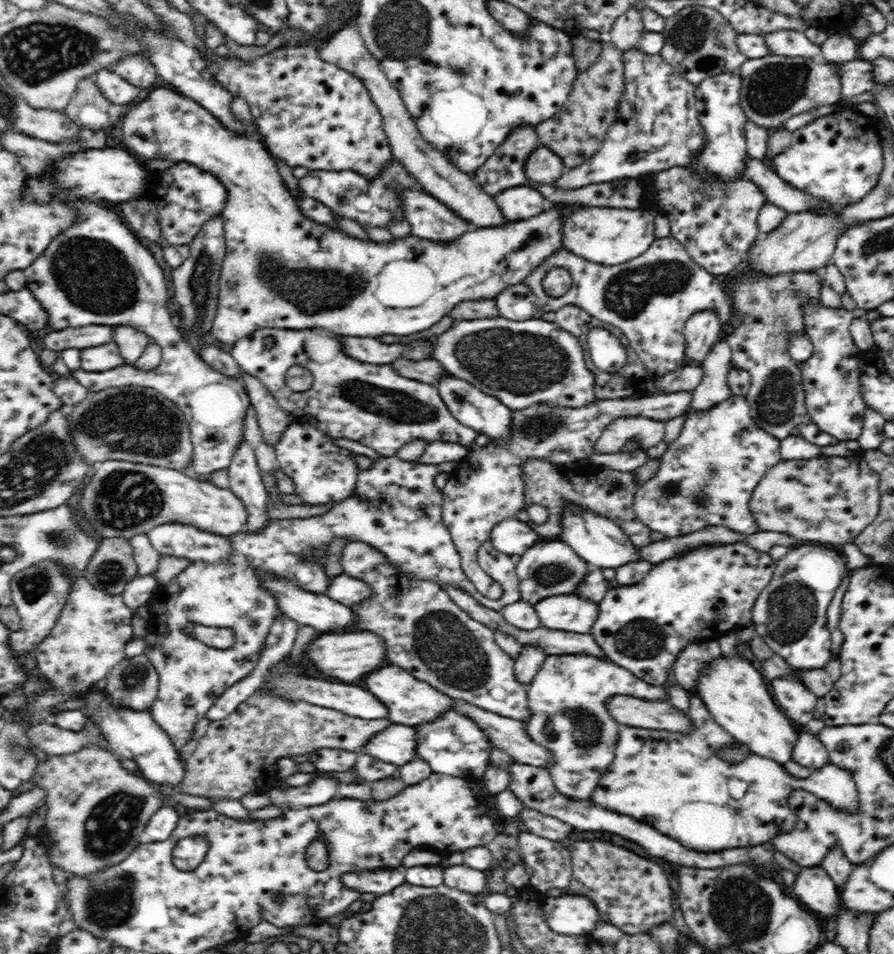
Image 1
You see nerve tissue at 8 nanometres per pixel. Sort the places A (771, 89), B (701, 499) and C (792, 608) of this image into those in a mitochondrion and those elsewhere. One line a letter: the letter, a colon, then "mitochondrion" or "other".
A: mitochondrion
B: mitochondrion
C: mitochondrion

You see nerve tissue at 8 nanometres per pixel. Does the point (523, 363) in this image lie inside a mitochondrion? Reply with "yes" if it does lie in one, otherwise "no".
yes

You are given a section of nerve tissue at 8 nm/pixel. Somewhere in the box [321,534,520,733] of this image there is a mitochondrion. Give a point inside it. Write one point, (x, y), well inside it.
(445, 643)

